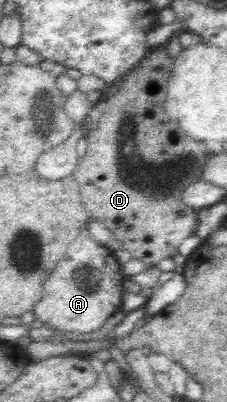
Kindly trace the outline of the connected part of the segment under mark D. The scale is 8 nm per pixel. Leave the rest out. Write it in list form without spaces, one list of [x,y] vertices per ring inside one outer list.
[[[158,47],[116,83],[116,91],[110,93],[110,108],[97,121],[96,128],[85,135],[85,155],[79,158],[72,175],[78,184],[80,203],[88,221],[102,222],[120,242],[118,248],[126,250],[131,258],[139,259],[149,267],[171,257],[183,239],[195,235],[198,213],[181,200],[181,193],[190,184],[202,180],[206,155],[210,155],[203,142],[186,135],[166,114],[167,83],[173,64],[167,48]]]

